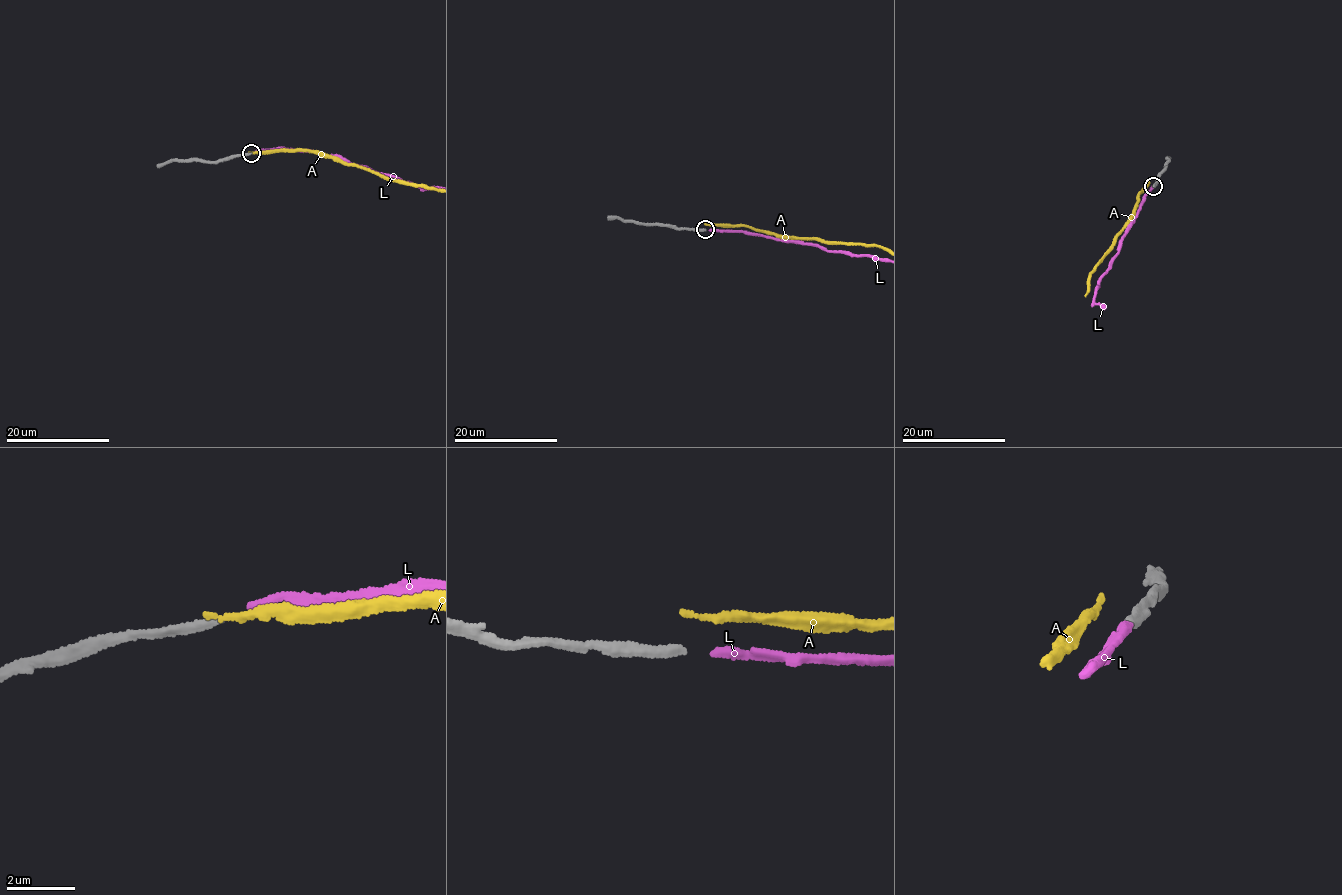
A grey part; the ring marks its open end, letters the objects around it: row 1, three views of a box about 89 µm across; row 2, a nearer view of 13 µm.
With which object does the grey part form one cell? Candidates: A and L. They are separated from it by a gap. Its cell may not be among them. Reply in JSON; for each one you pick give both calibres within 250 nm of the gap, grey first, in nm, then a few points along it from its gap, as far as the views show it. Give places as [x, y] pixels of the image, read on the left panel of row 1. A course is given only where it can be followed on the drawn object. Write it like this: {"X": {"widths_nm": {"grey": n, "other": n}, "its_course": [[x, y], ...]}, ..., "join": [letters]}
{"L": {"widths_nm": {"grey": 260, "other": 280}}, "join": ["L"]}

